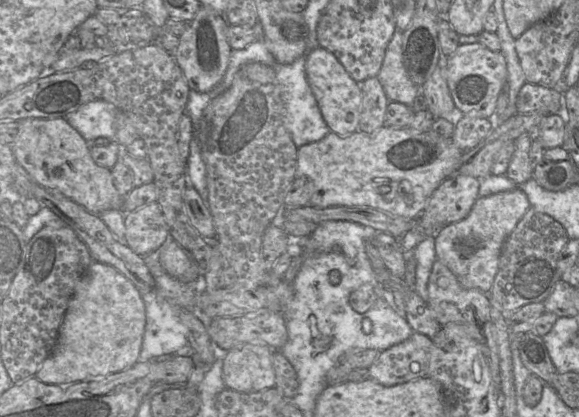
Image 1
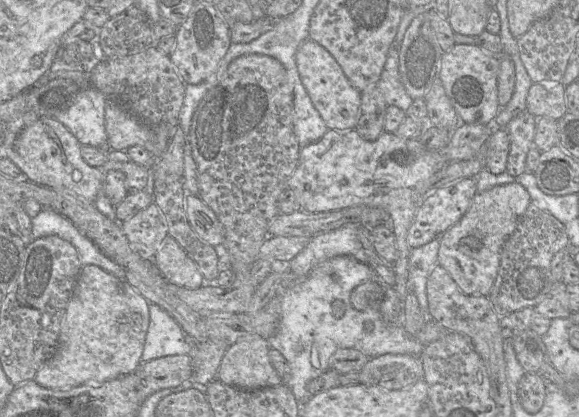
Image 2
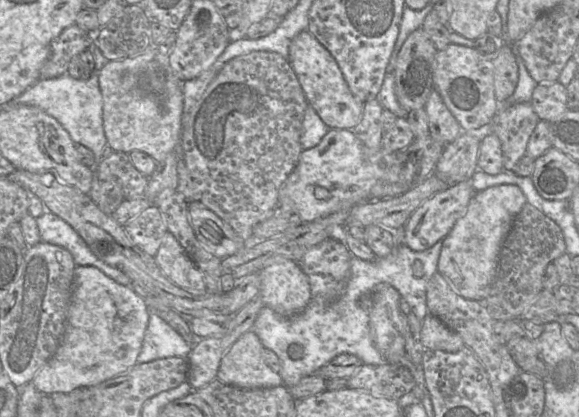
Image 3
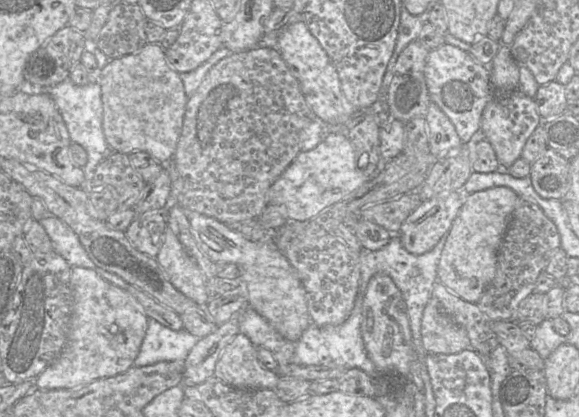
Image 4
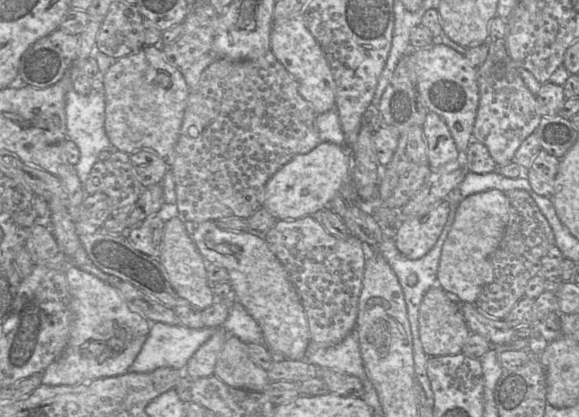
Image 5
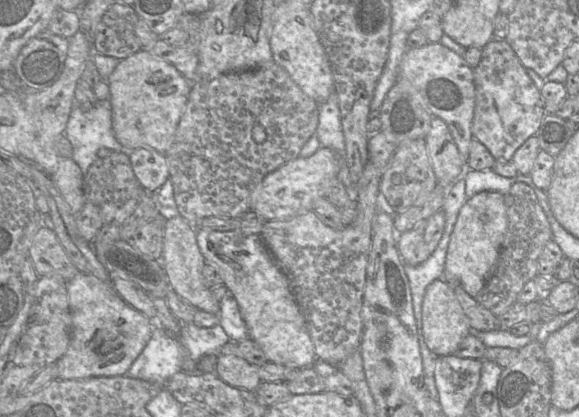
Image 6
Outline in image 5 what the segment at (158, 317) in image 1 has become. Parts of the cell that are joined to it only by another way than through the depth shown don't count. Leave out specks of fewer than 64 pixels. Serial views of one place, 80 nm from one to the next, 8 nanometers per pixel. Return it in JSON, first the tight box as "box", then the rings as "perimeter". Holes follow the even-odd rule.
{"box":[129,322,216,373],"perimeter":[[[161,322],[151,323],[149,335],[129,372],[149,373],[161,367],[185,370],[193,354],[216,328],[192,329]]]}

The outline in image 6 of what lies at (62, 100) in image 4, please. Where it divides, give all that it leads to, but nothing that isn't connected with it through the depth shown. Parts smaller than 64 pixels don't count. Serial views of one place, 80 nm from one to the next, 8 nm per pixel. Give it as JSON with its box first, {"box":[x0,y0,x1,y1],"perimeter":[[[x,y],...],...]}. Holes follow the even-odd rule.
{"box":[64,100,132,174],"perimeter":[[[98,100],[88,111],[74,105],[64,135],[72,144],[72,159],[83,174],[86,174],[88,168],[97,159],[100,148],[104,147],[128,155],[132,151],[122,146],[113,133],[109,100]]]}

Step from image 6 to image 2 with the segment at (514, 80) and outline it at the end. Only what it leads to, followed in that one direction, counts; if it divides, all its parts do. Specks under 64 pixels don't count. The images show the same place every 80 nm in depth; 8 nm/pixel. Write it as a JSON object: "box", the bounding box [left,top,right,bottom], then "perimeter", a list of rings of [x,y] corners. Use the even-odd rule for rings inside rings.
{"box":[505,110,537,176],"perimeter":[[[525,110],[505,127],[510,141],[506,170],[512,176],[526,171],[526,156],[533,145],[537,119]]]}

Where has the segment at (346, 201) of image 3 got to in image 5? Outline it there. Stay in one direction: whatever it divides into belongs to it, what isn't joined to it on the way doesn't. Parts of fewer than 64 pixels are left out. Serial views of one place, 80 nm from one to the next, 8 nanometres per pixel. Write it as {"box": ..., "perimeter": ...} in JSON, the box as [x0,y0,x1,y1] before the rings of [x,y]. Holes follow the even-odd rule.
{"box":[262,141,352,220],"perimeter":[[[321,141],[307,154],[296,154],[267,181],[262,207],[277,220],[296,220],[329,207],[331,200],[351,182],[352,153],[346,146]]]}

